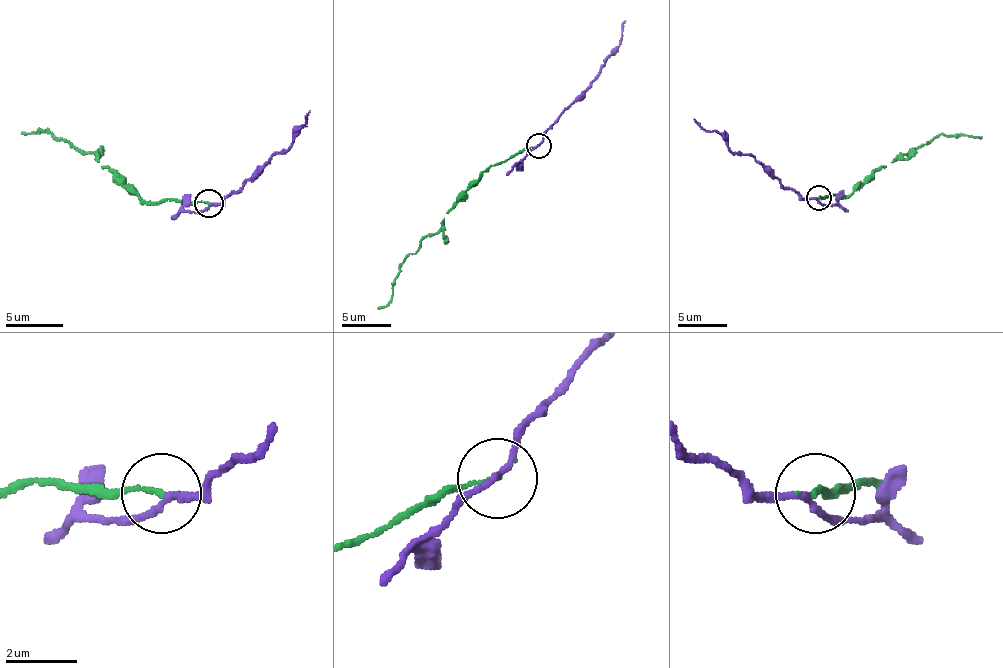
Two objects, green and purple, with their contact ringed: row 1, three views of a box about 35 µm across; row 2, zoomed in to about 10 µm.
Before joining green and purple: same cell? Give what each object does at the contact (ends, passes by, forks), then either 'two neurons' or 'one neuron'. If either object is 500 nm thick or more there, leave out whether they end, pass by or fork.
green ends | purple passes by | two neurons

